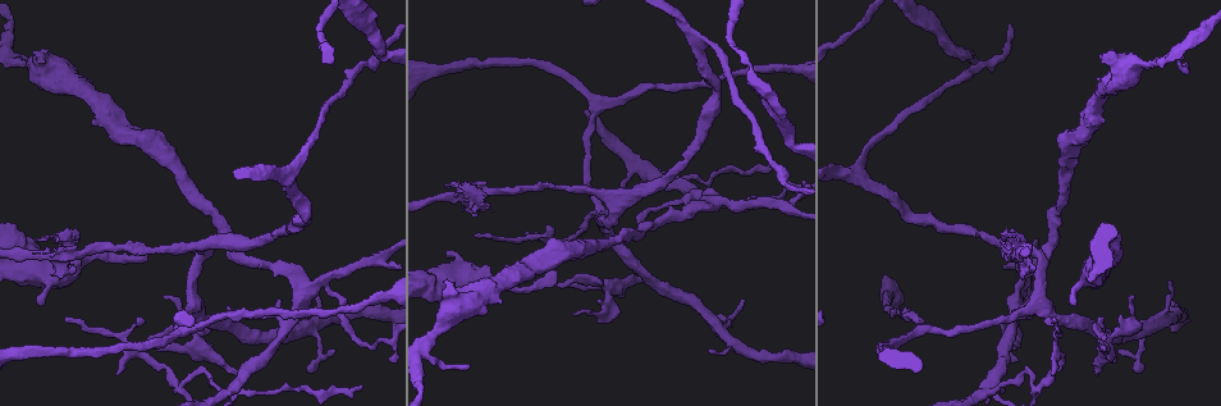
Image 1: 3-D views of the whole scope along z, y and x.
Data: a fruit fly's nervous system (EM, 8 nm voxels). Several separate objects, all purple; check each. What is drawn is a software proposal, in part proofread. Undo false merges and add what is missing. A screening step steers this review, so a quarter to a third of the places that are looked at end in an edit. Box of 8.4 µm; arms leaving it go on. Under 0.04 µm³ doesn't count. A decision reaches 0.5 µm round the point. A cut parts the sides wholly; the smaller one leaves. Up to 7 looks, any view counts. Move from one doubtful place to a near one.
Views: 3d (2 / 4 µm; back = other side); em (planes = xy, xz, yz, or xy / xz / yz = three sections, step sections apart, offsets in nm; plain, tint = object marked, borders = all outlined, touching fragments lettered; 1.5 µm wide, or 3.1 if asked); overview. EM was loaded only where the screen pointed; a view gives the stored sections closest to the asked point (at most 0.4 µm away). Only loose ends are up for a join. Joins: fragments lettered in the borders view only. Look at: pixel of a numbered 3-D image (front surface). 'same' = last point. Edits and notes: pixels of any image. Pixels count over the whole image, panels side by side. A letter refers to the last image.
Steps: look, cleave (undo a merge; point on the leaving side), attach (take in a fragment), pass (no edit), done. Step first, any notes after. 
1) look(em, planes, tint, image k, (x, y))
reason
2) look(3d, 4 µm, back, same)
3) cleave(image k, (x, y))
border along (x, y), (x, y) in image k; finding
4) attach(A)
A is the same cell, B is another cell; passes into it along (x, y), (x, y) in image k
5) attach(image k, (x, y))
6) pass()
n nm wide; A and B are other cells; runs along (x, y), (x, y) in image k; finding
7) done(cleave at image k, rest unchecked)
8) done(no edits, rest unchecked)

look(3d, 2 µm, image 1, (557, 272))
branch stops here

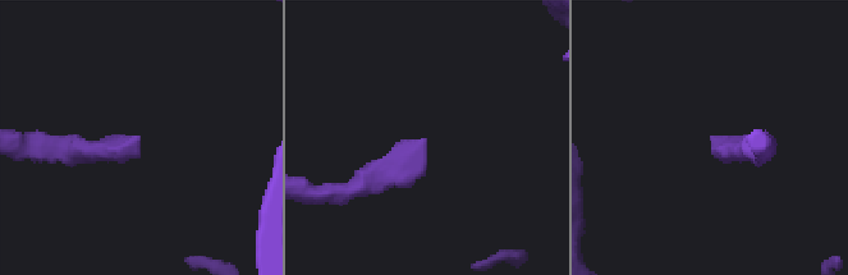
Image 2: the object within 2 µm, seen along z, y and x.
look(em, planes, plain, image 2, (135, 136))

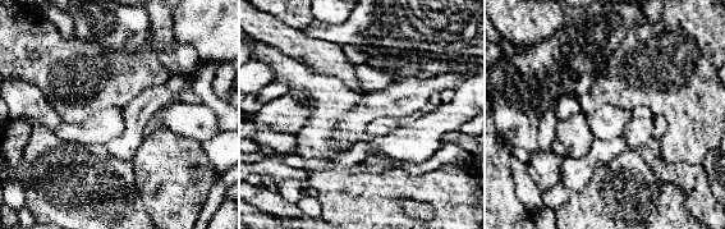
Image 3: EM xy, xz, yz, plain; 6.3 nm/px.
look(em, planes, borders, same)
what lies round it

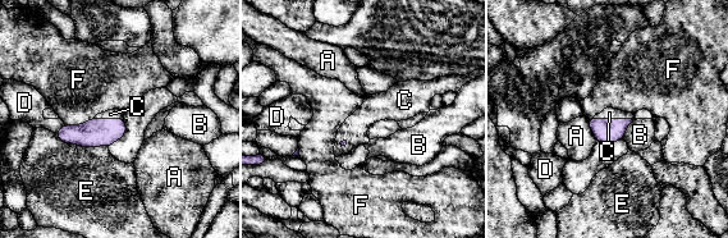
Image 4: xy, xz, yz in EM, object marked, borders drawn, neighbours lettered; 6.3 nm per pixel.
attach(C)
C is the same cell, A, B, D, E and F are other cells; it goes on there

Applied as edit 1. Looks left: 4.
look(em, yz, step 8, borders, image 1, (558, 186))
thin neck

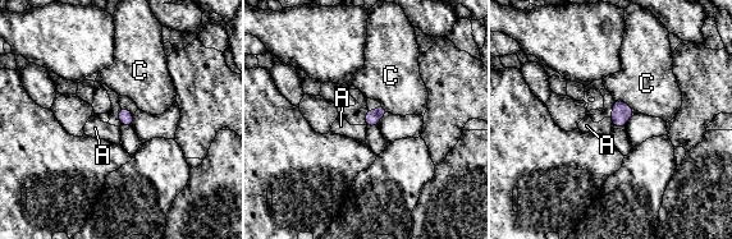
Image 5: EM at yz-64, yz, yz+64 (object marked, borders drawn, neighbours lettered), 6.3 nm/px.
look(em, planes, borders, same)
another direction

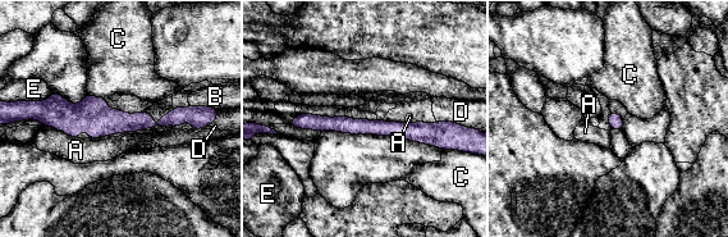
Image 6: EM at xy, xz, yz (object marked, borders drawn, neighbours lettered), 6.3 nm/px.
pass()
100 nm wide; A, B, C, D and E are other cells; runs along (42, 117), (188, 118), (196, 126) in image 6; continuous, no second neuron

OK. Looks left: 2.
done(attach at image 4, rest unchecked)

